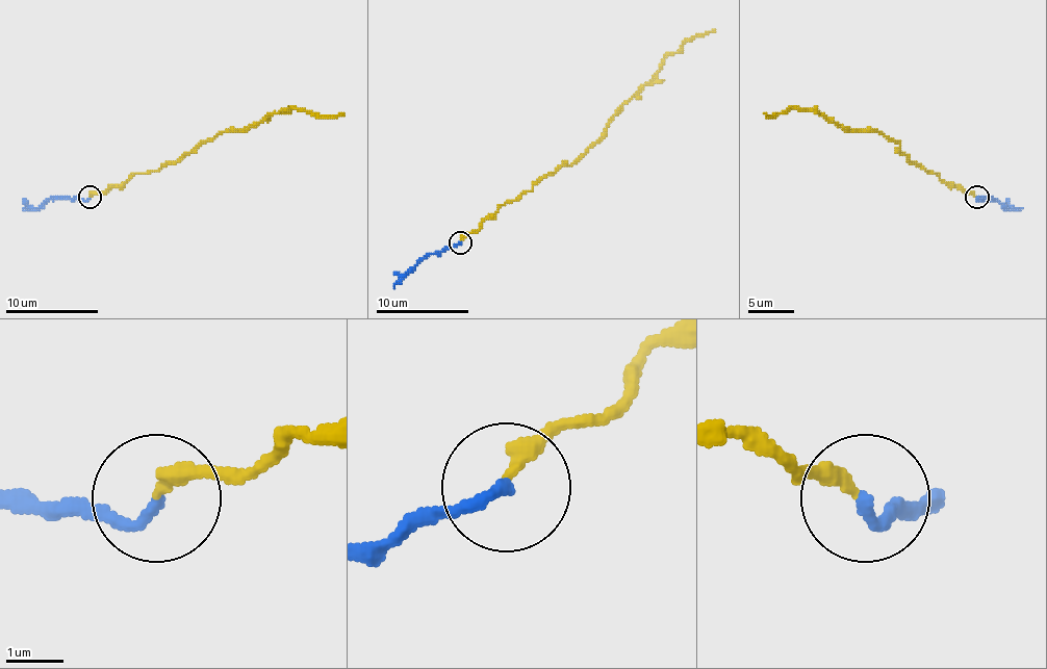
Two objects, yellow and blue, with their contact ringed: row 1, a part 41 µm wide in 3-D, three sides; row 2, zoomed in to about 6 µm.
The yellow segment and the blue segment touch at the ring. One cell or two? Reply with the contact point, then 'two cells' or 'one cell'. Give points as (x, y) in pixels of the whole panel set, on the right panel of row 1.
(976, 197) | one cell

